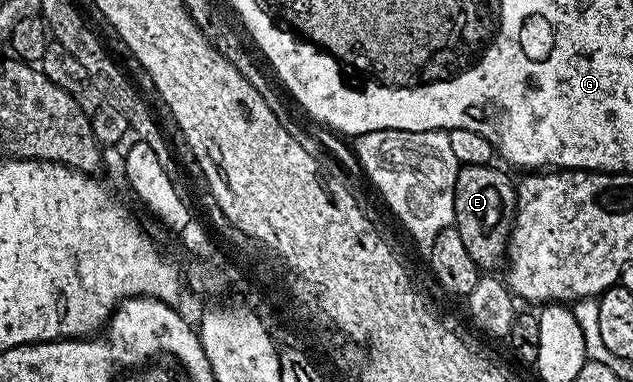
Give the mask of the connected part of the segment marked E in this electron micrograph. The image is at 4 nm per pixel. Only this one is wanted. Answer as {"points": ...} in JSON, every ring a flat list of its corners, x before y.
{"points":[[462,164,459,168,457,179,455,181,455,189,454,189,454,219,452,226,457,228,457,232,459,233,460,239,463,241,463,246,467,248,467,253,471,257,471,261,475,261,475,265,478,269,485,273,493,273,497,270,496,267,506,262,507,259,507,252,509,249,509,234,513,232,513,224,517,217,517,189,514,183,514,180,509,180,510,172,508,170,500,171,499,168,495,167,496,165,490,164]]}

